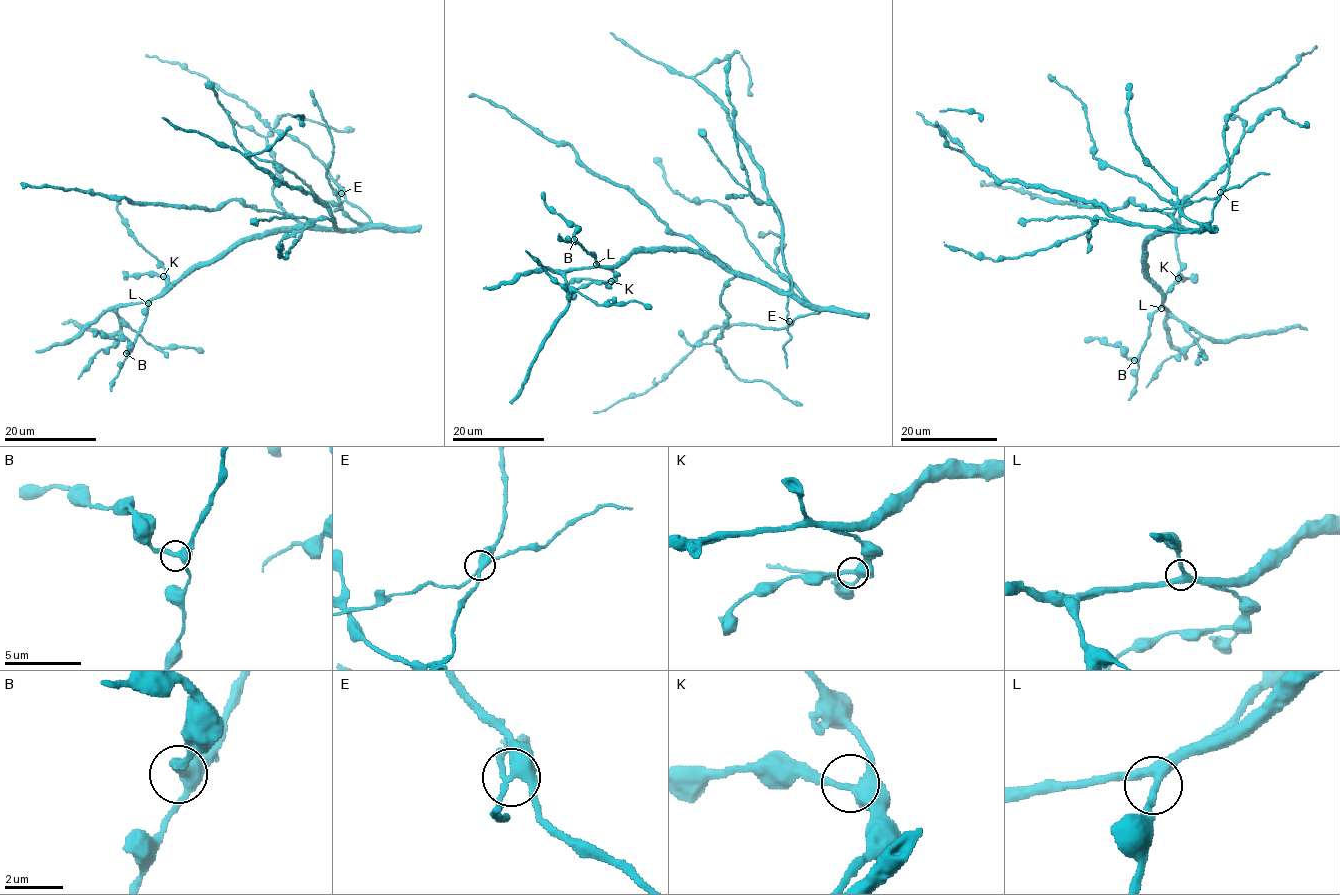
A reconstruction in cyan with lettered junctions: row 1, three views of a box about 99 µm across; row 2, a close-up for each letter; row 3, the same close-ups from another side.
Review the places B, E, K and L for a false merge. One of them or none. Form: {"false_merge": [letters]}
{"false_merge": ["E"]}

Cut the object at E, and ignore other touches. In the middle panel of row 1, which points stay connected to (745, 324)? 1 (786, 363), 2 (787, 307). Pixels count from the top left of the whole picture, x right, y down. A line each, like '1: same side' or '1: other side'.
1: other side
2: other side

